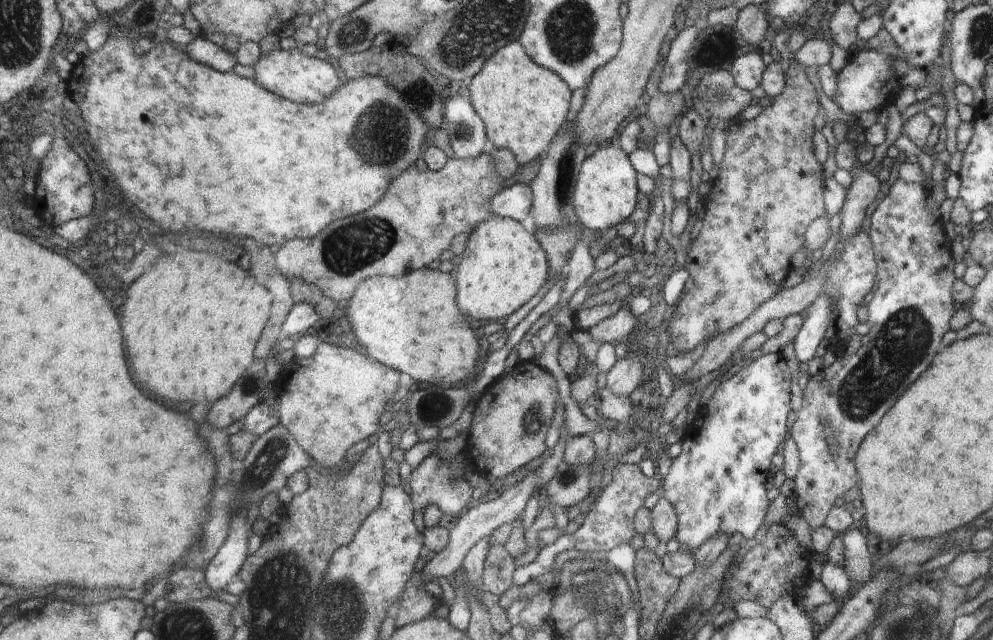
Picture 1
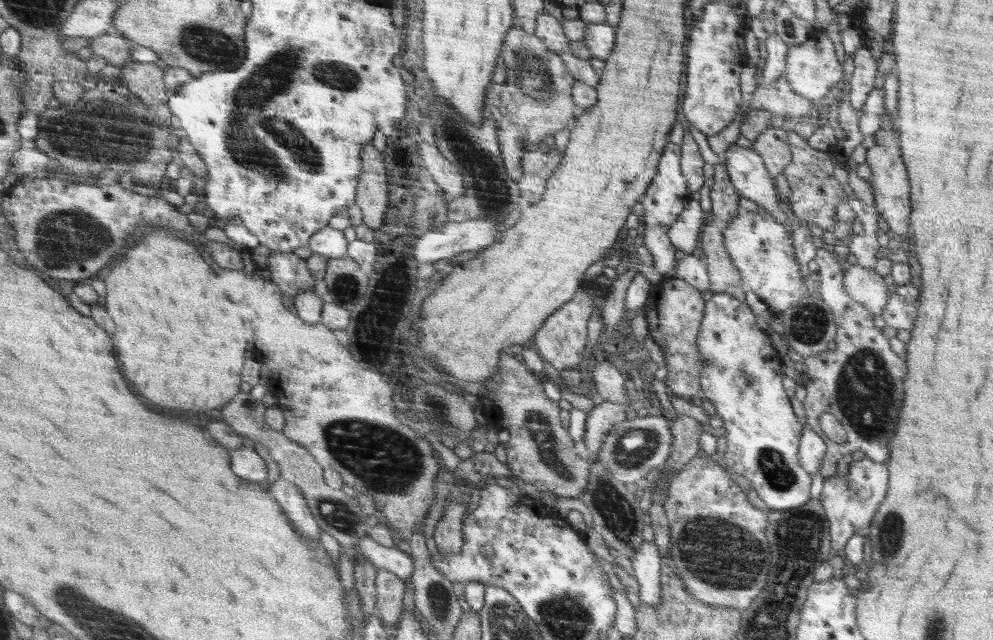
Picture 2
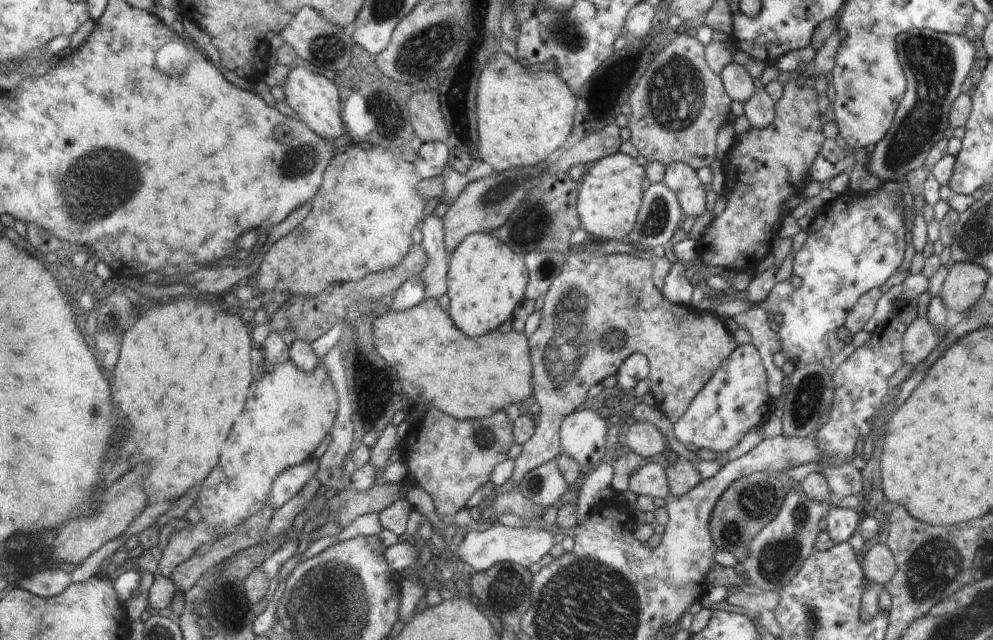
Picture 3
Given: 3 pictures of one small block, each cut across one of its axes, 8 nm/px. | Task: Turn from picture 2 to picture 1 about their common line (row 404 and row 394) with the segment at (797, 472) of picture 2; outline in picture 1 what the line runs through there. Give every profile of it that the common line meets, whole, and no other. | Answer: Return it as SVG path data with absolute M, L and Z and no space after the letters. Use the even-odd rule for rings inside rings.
M770 353L762 355L760 358L754 360L752 364L748 364L748 366L744 366L739 371L735 371L730 379L721 382L708 404L699 410L691 425L687 427L686 434L681 439L683 446L682 452L673 459L666 476L661 478L662 487L660 488L660 493L670 501L670 504L672 504L677 514L678 526L677 533L675 534L676 540L681 544L681 548L684 551L690 551L691 553L696 552L706 541L714 539L722 533L731 536L734 532L740 532L744 540L755 538L756 531L762 526L768 510L768 498L766 498L766 488L764 488L764 484L766 484L766 480L770 476L768 474L768 468L772 464L772 456L777 453L776 446L786 438L786 434L789 434L789 432L786 432L786 416L790 412L790 382L792 382L792 376L790 376L790 368L788 368L786 360L782 358L782 354ZM782 372L786 376L786 402L782 402ZM766 412L774 412L776 418L774 420L772 418L768 420L766 418Z

